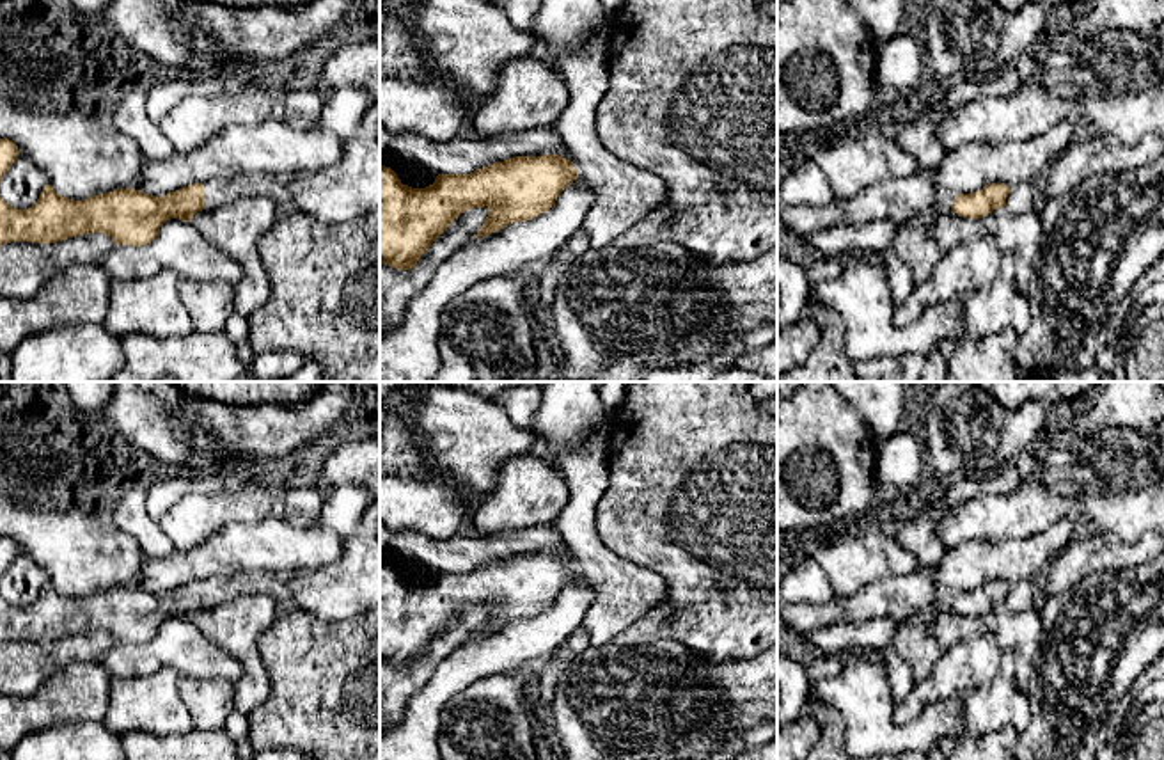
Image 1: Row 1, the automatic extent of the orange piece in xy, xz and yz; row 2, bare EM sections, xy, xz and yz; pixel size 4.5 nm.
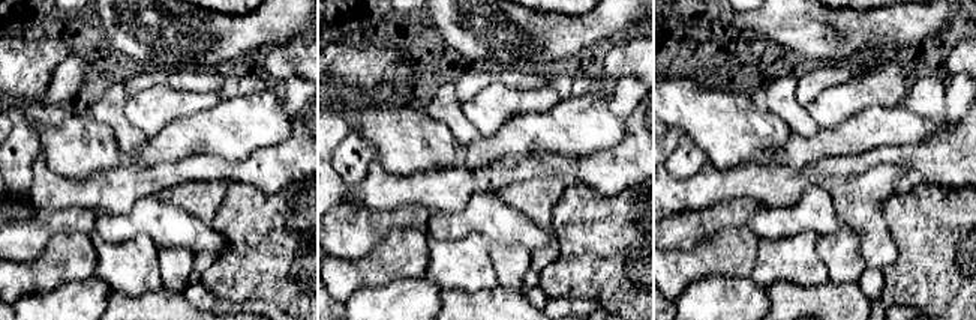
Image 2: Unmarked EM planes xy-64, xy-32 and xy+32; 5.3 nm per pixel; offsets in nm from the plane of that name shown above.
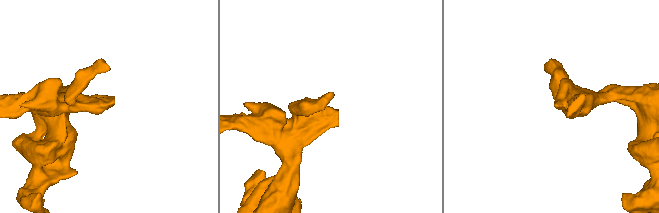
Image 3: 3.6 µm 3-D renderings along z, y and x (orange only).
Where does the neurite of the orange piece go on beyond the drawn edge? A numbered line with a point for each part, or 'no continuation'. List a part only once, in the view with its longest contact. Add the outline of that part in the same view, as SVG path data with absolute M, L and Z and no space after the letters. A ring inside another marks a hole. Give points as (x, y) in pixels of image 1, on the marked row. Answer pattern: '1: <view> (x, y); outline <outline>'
1: xy (350, 189); outline M380 101L369 105L355 131L342 140L342 154L334 165L293 174L250 172L208 179L202 186L204 210L193 218L248 197L271 197L280 211L298 211L326 226L380 211Z

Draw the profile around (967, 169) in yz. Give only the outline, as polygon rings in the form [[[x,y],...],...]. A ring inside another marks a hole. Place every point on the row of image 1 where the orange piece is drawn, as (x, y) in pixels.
[[[1061,121],[1029,140],[962,146],[946,153],[932,170],[933,185],[942,195],[951,197],[978,192],[988,183],[1004,183],[1010,188],[1036,183],[1075,140],[1075,128],[1075,123]]]

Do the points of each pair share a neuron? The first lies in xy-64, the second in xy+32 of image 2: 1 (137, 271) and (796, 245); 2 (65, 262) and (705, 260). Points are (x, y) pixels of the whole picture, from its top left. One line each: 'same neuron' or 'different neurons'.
1: same neuron
2: same neuron

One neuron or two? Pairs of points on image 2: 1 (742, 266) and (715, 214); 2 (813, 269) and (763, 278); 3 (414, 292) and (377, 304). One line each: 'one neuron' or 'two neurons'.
1: two neurons
2: one neuron
3: one neuron

